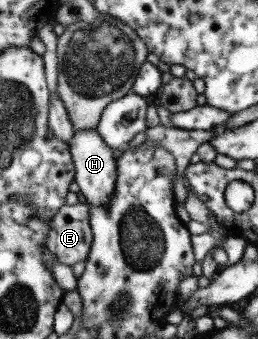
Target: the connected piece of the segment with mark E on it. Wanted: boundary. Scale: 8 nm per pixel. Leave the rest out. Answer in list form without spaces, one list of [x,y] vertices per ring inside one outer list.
[[[76,203],[75,205],[63,205],[49,220],[49,229],[45,237],[45,248],[49,254],[55,255],[57,263],[71,266],[75,262],[81,262],[87,256],[92,240],[90,227],[88,226],[88,204]]]

